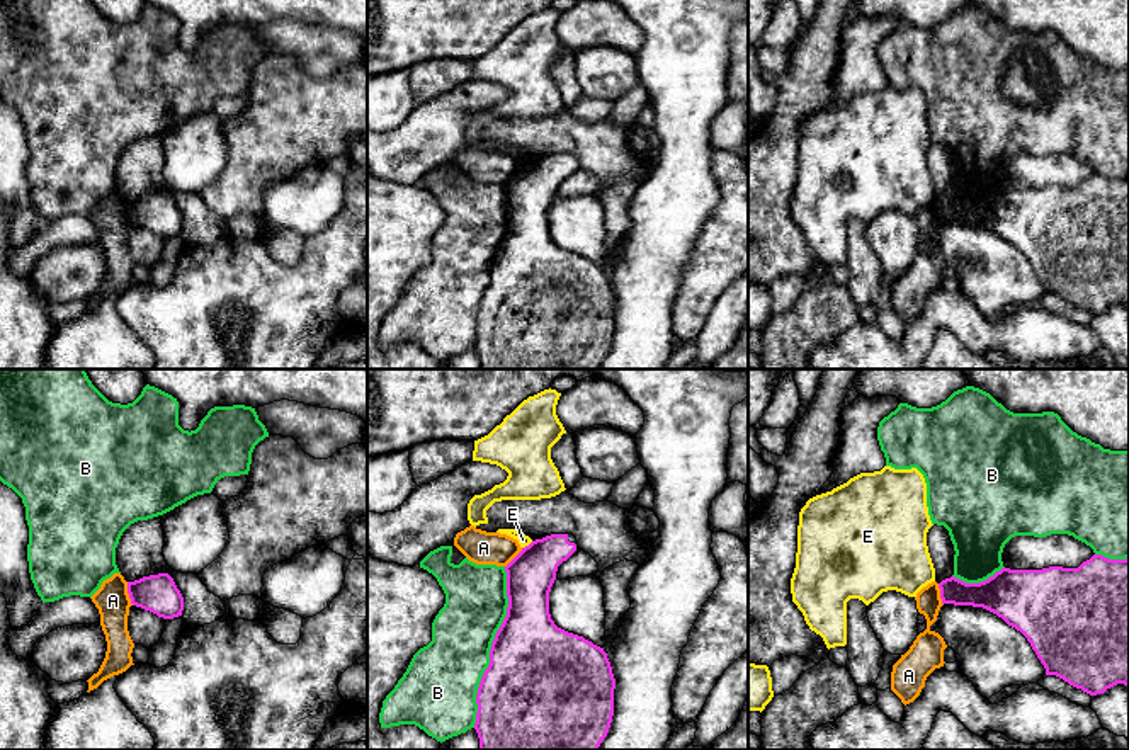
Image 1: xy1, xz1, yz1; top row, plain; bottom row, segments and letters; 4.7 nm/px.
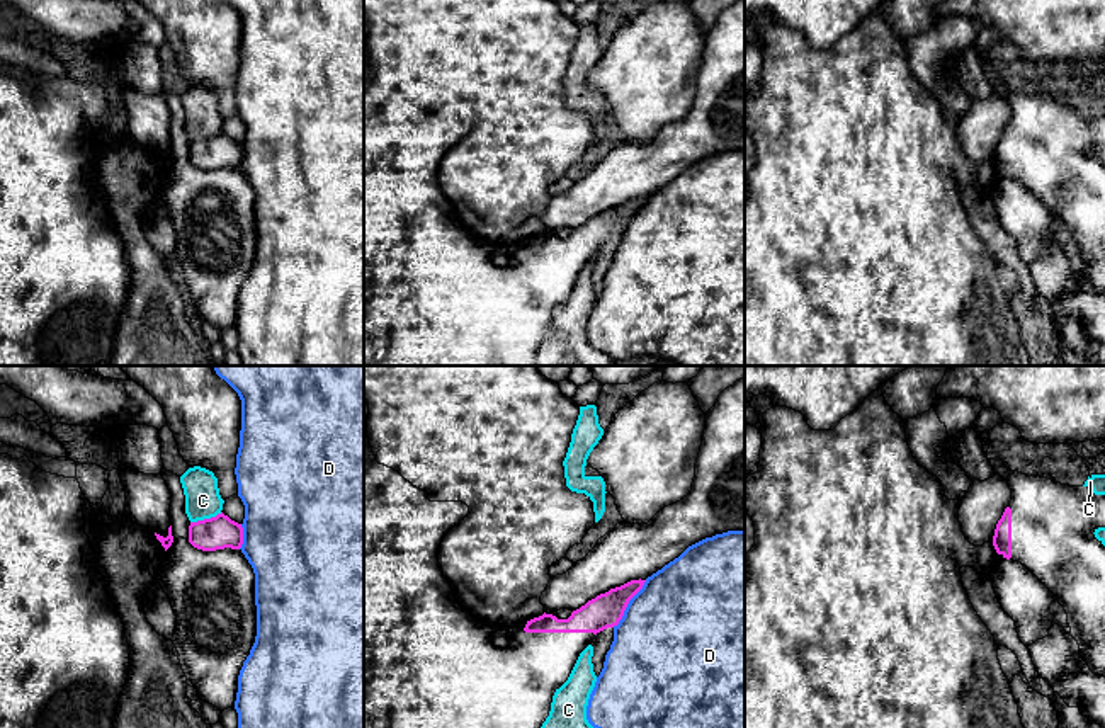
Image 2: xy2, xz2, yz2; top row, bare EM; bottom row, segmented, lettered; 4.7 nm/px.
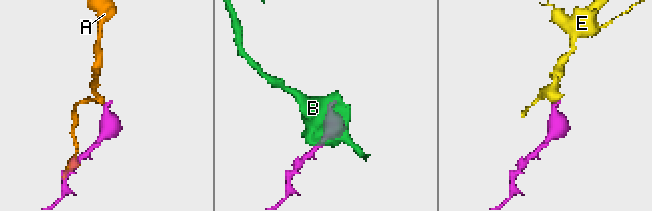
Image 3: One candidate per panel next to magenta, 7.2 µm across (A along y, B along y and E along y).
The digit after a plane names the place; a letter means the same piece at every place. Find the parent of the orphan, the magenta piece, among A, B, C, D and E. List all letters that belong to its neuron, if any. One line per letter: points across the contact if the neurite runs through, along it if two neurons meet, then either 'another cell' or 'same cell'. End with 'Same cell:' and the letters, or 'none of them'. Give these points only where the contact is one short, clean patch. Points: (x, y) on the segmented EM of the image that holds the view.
A: border xy1 (126, 582), (126, 592), (133, 604); another cell
B: another cell
C: border xy2 (221, 512), (191, 523); another cell
D: another cell
E: border xz1 (533, 541), (522, 548); another cell
Same cell: none of them

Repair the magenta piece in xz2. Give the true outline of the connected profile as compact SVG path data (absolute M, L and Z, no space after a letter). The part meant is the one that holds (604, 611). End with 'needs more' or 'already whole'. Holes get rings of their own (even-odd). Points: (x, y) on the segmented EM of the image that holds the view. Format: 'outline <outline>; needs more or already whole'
outline M364 396L364 728L541 728L554 692L568 680L580 653L597 633L614 628L646 580L631 580L588 600L568 619L542 614L513 628L513 643L498 648L493 629L462 609L439 568L439 548L469 507L430 502L398 471L379 464L367 437L369 405Z; needs more

